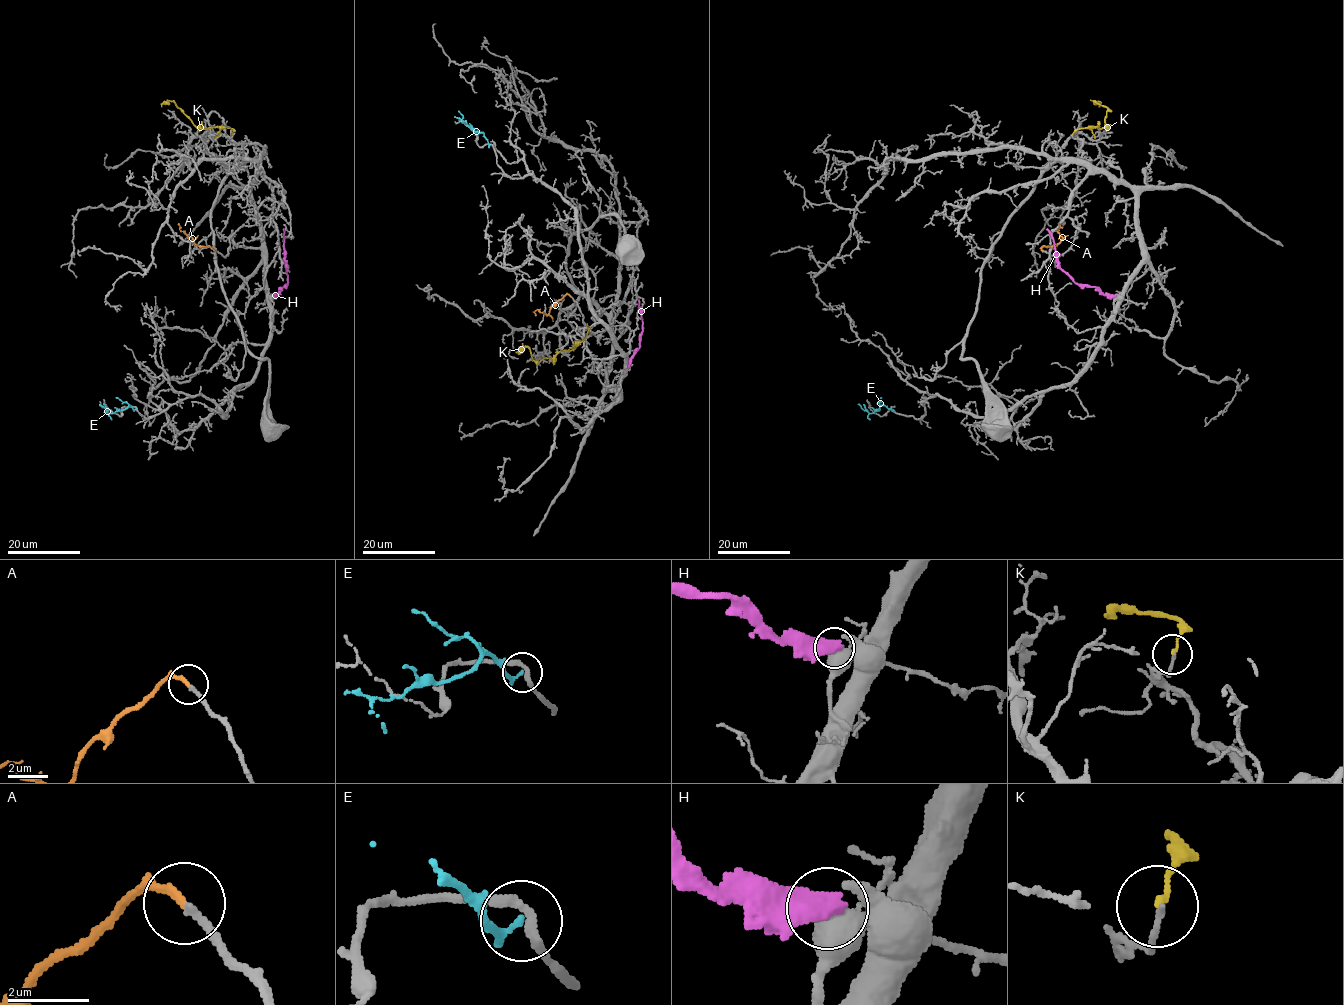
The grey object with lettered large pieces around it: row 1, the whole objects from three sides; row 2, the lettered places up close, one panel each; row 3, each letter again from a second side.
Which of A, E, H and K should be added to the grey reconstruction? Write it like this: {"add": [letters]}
{"add": ["A"]}

